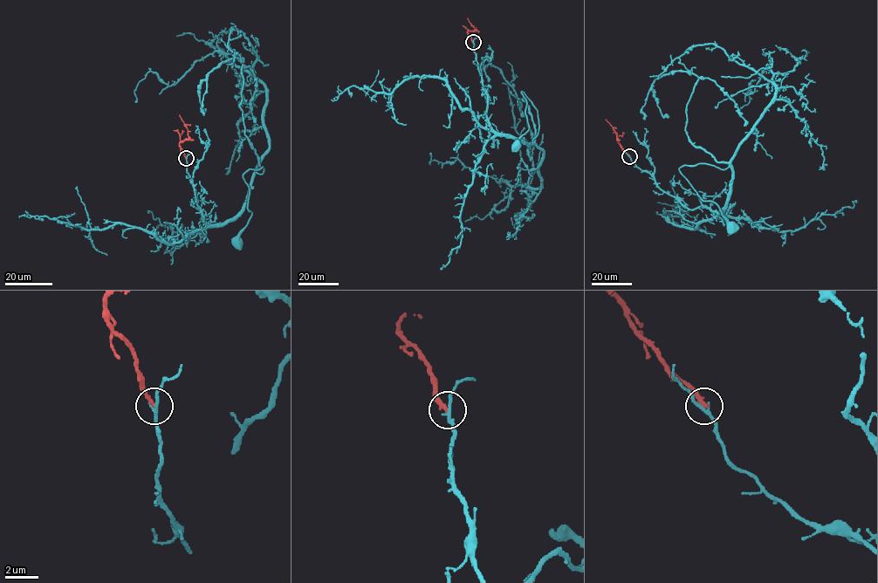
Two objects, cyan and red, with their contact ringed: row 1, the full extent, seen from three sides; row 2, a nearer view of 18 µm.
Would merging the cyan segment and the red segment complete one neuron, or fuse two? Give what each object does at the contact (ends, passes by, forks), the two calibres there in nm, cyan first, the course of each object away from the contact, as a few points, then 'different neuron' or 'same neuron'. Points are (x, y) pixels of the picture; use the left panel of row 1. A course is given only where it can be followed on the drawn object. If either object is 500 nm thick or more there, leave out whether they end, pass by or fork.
cyan passes by | red ends | 180/280 nm | cyan via (186, 158), (210, 224), (241, 210), (251, 175), (264, 168), (243, 174), (251, 216), (236, 243) | red via (186, 158), (180, 143), (188, 138), (188, 129), (179, 114) | different neuron

